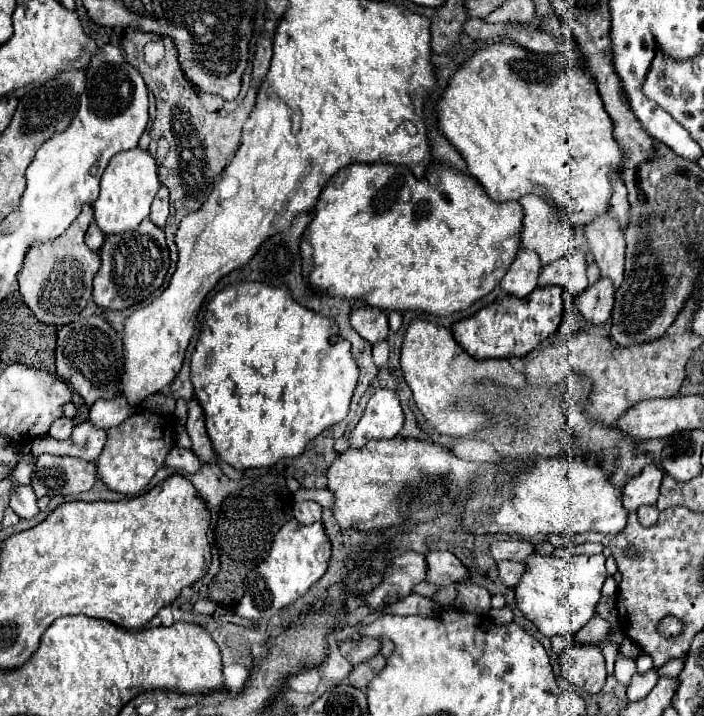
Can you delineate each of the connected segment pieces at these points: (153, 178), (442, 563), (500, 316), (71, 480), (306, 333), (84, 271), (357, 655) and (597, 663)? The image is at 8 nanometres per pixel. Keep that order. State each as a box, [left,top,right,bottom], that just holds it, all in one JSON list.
[[92,148,160,234],[426,550,468,586],[452,286,564,360],[32,454,96,498],[190,282,358,470],[18,206,101,324],[340,638,380,666],[560,642,606,694]]

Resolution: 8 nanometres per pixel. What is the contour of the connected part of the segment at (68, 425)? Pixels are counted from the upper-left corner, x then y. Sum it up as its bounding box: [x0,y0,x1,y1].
[50,416,74,440]

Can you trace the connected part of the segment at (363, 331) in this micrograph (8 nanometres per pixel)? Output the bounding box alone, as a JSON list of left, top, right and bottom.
[350,306,390,344]

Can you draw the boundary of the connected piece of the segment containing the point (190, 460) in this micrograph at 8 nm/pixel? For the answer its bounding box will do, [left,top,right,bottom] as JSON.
[164,446,202,474]

